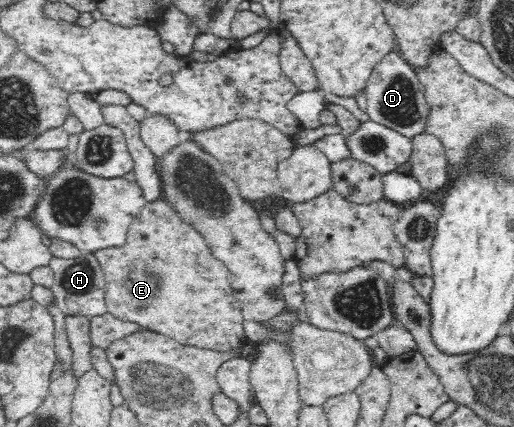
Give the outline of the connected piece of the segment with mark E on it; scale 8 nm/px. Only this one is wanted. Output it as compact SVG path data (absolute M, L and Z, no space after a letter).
M164 199L147 202L135 215L125 244L94 253L104 273L104 301L109 314L144 329L171 337L175 342L217 352L230 352L248 342L245 338L242 304L231 289L225 264L211 255L206 240Z

